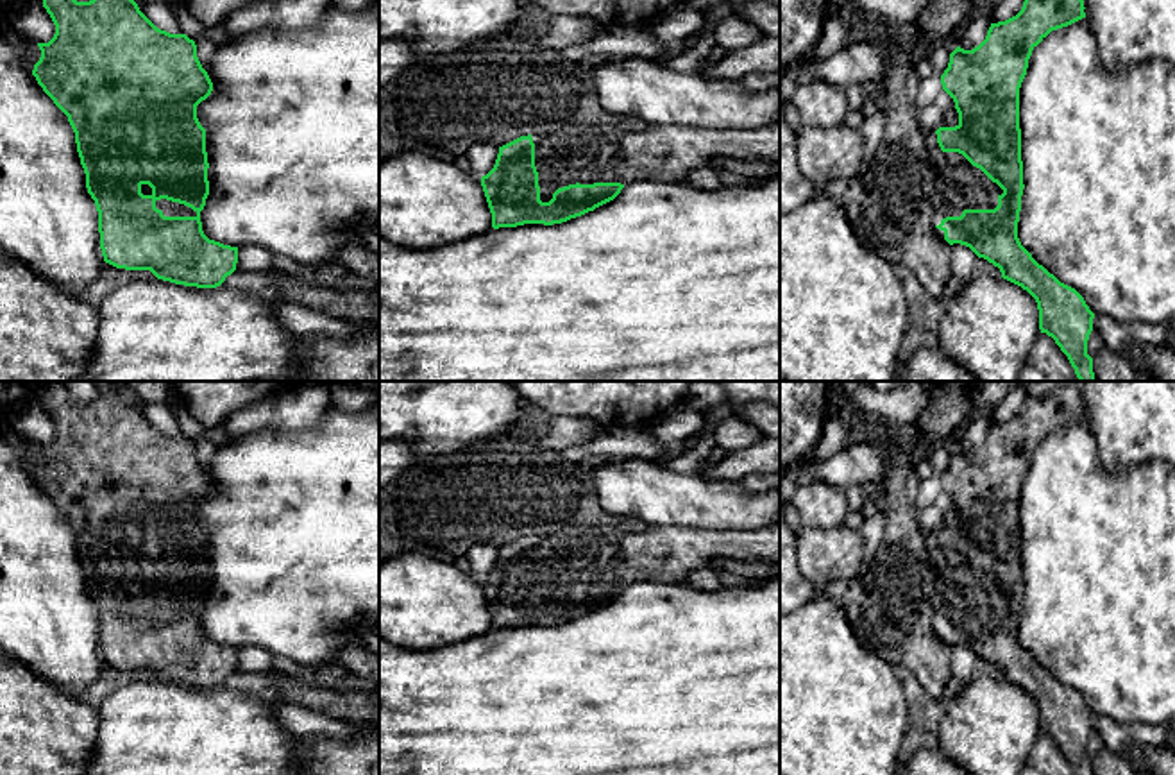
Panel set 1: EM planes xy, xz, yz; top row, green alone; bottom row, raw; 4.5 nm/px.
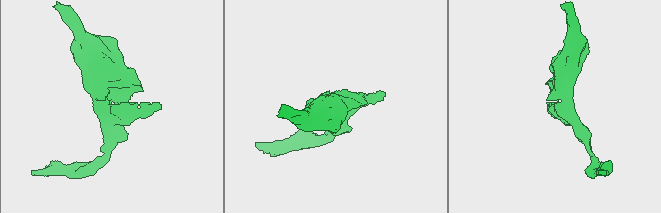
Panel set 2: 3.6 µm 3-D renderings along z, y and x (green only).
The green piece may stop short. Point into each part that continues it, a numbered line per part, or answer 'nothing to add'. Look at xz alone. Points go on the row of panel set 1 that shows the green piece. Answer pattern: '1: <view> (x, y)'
1: xz (564, 154)

